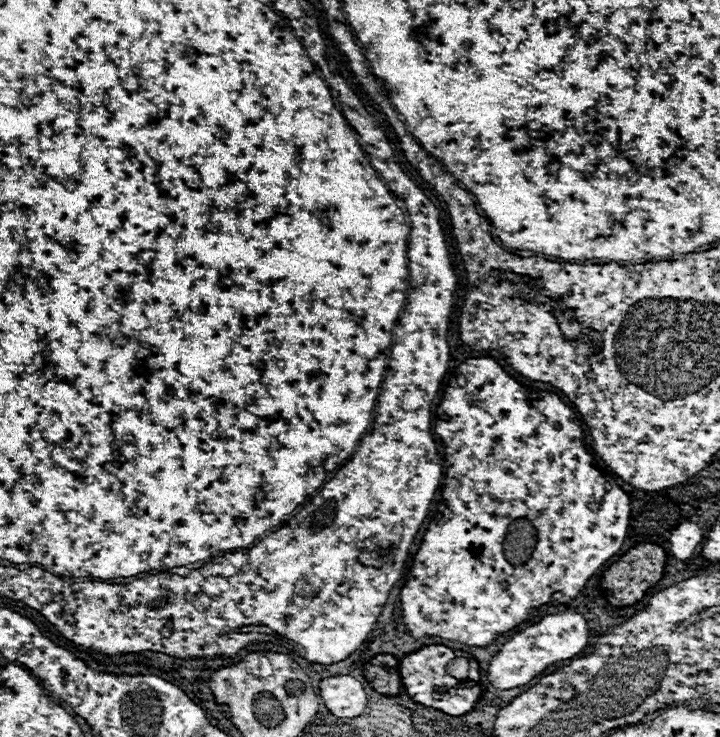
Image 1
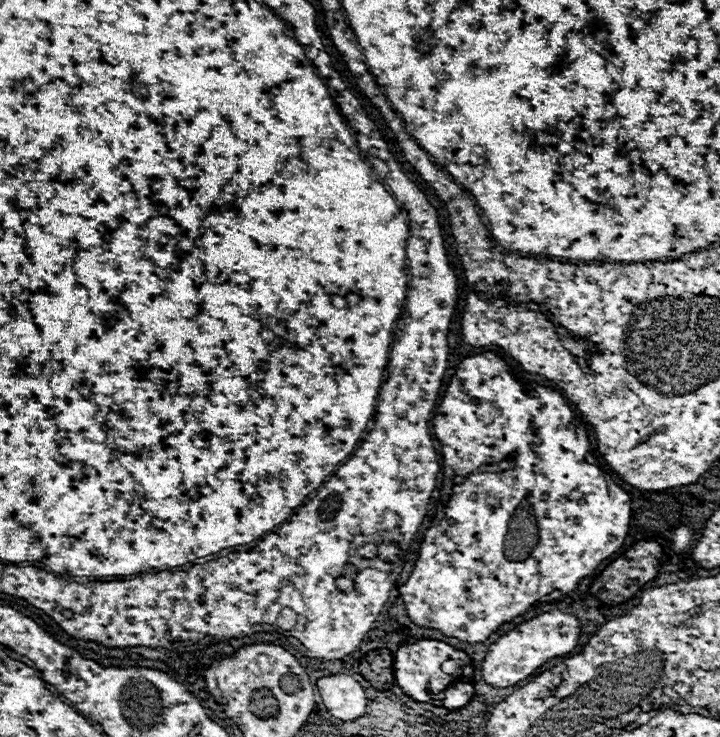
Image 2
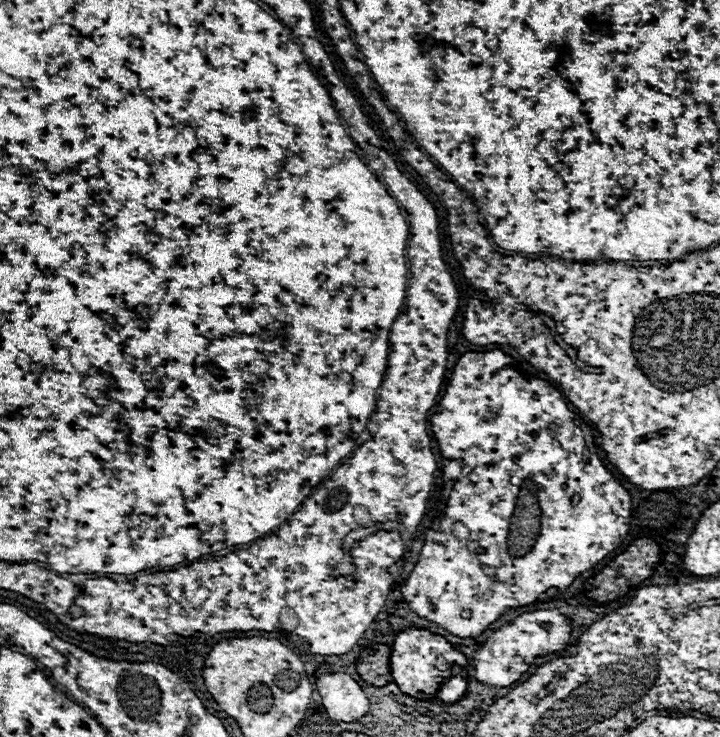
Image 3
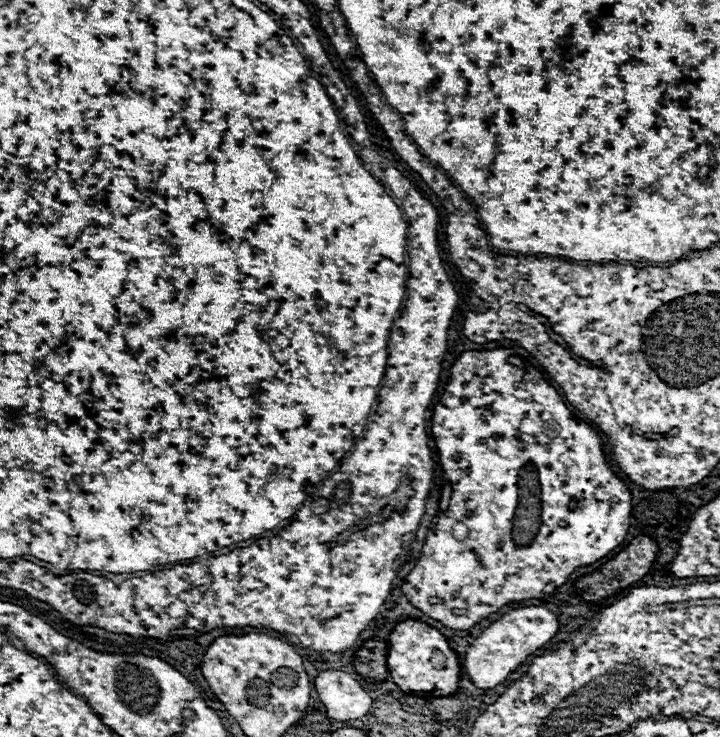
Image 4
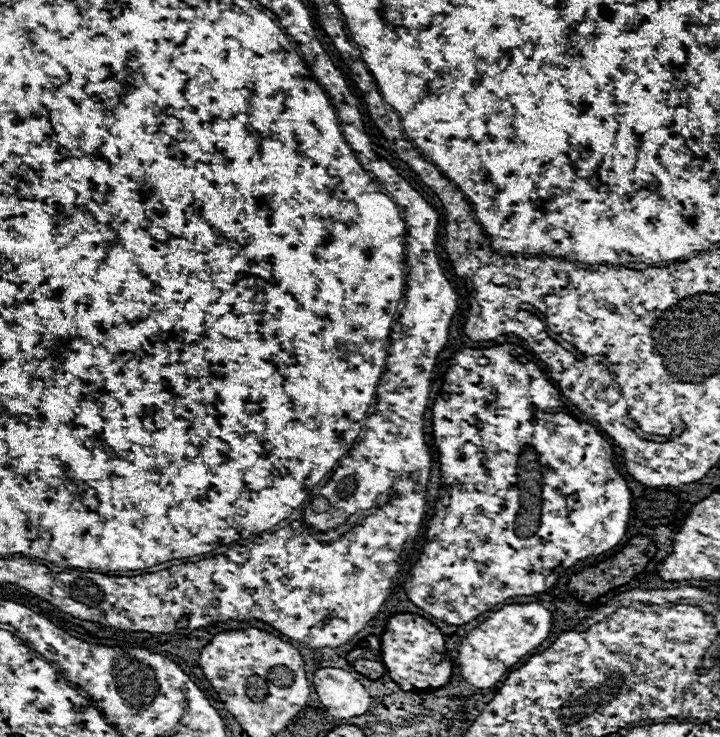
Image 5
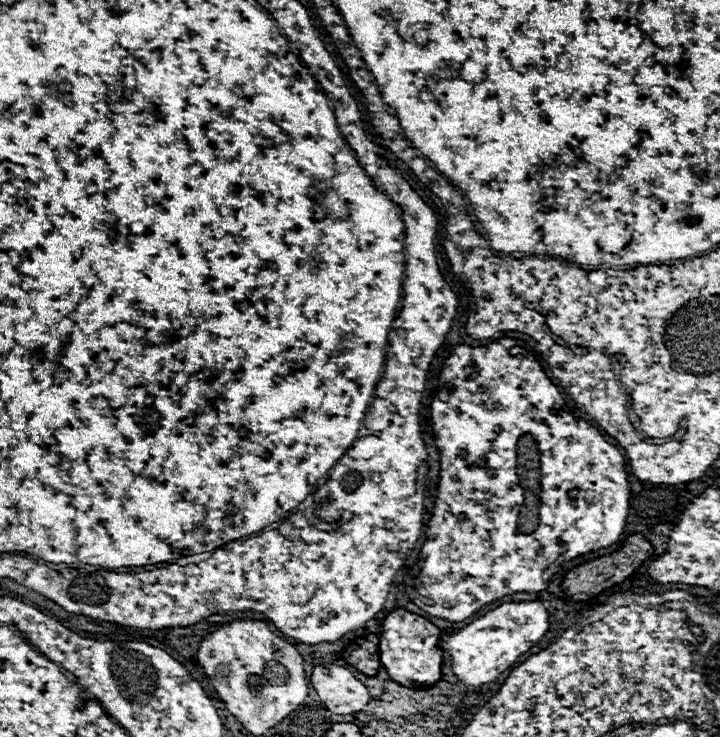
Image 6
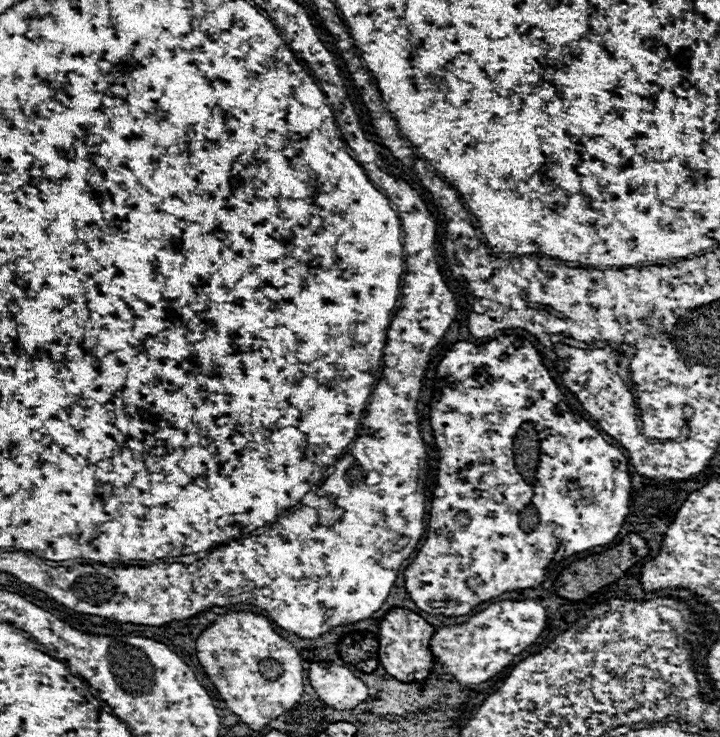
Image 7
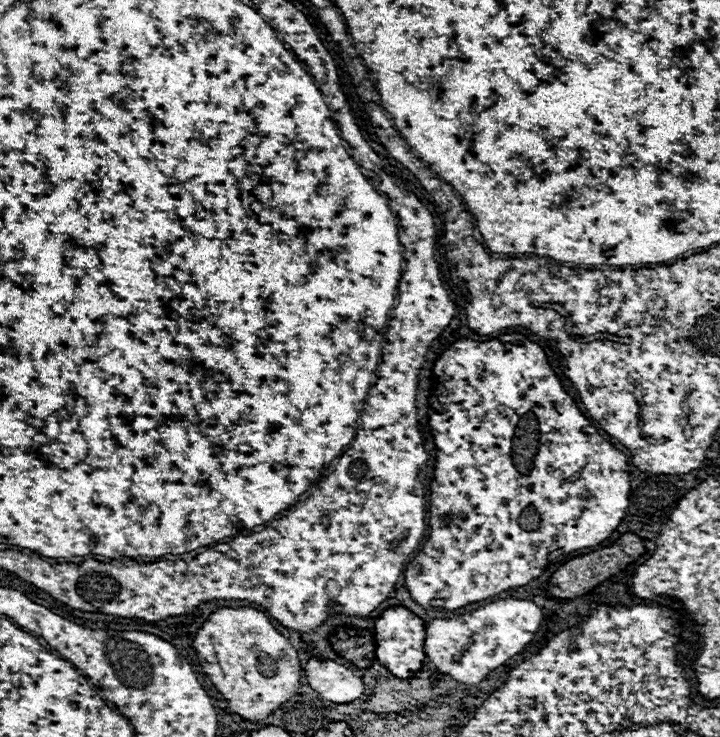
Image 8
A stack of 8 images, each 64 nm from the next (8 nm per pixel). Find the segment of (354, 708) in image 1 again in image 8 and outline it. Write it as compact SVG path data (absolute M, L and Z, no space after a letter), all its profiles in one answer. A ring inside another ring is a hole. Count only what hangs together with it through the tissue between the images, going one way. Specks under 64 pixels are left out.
M310 658L306 662L306 680L308 684L324 698L336 704L352 702L364 692L364 684L354 672L334 660Z

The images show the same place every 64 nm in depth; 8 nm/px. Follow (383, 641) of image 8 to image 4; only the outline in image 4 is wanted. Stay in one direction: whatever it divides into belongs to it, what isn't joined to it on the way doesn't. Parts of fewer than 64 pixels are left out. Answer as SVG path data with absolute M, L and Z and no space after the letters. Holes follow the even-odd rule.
M408 618L394 626L394 630L388 636L388 652L386 652L386 666L390 672L392 682L398 684L402 692L430 692L436 690L438 696L448 696L458 688L460 680L460 662L456 658L456 652L448 646L446 638L432 626ZM434 650L440 650L446 656L444 668L434 668L430 662L430 656Z

